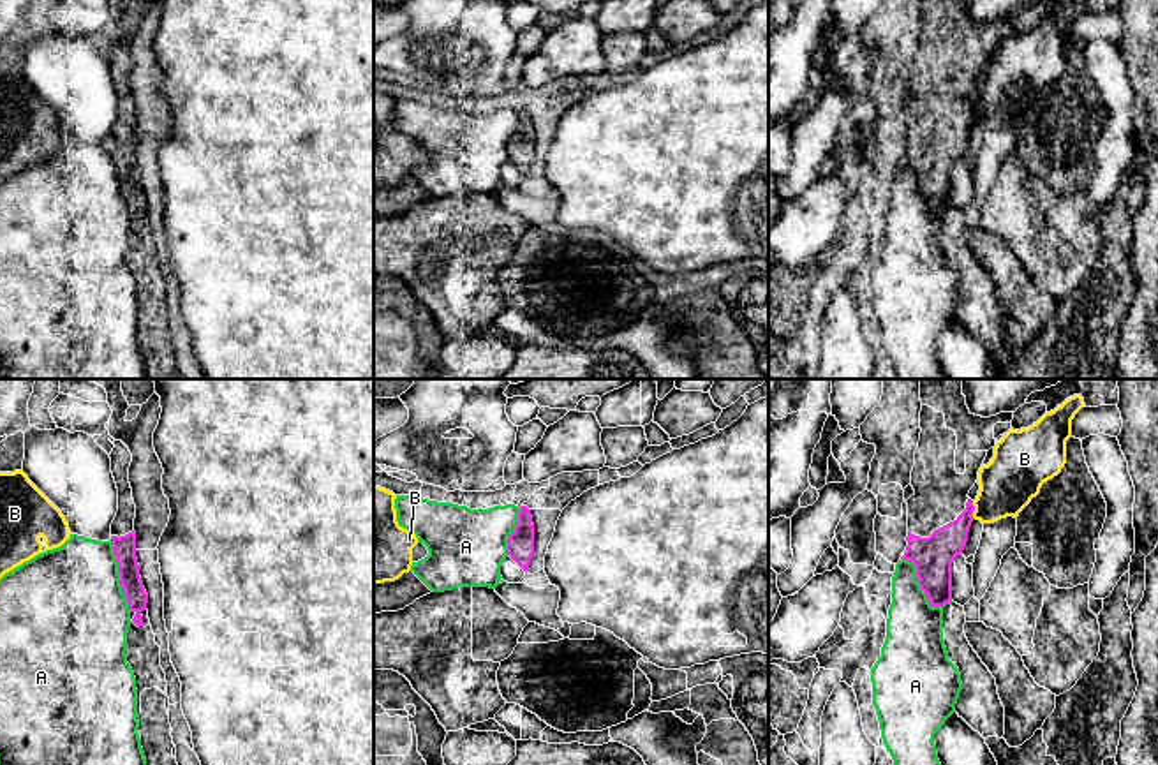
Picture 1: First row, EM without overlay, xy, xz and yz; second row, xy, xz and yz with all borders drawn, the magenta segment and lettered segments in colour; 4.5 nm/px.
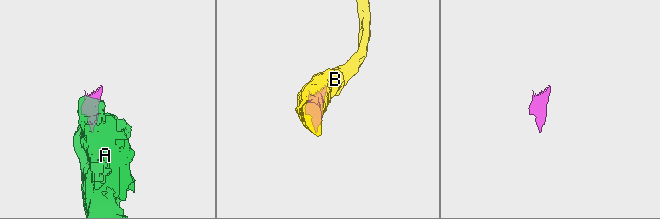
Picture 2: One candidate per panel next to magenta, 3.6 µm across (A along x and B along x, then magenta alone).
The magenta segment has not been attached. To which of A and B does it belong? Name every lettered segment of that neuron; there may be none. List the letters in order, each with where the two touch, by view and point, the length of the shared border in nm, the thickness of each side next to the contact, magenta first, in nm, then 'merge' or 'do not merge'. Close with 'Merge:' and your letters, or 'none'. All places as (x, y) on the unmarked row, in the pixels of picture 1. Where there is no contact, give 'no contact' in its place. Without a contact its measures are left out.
A: contact yz (920, 193); length 300 nm; calibres 180 and 260 nm; do not merge
B: contact yz (973, 115); length 90 nm; calibres 160 and 260 nm; do not merge
Merge: none

